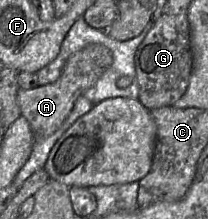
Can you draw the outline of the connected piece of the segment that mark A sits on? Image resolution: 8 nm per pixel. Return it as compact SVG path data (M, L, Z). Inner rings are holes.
M89 44L69 57L55 82L28 90L19 89L17 103L21 116L29 122L35 141L51 135L61 126L72 111L77 98L83 96L83 93L97 82L112 63L113 56L110 49L102 44Z

